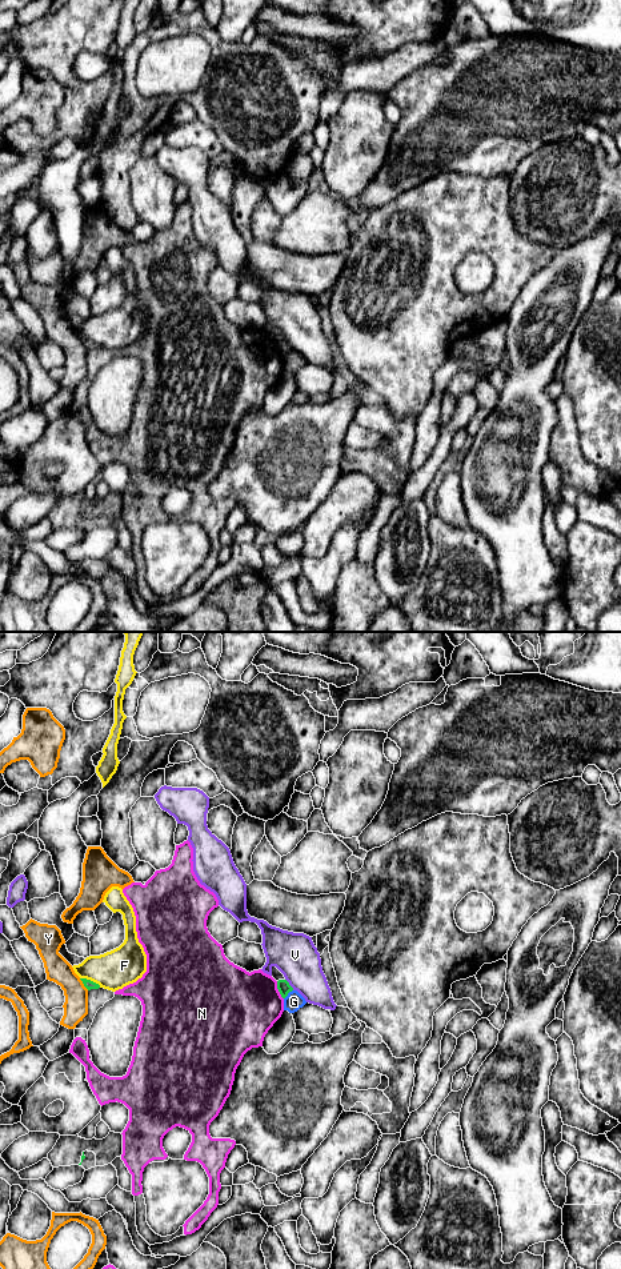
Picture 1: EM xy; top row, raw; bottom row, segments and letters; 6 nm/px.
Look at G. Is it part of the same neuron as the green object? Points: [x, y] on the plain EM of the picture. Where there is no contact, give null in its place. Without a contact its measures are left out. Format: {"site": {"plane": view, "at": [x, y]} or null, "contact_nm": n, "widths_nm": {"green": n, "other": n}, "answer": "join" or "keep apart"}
{"site": {"plane": "xy", "at": [287, 355]}, "contact_nm": 80, "widths_nm": {"green": 80, "other": 110}, "answer": "keep apart"}

